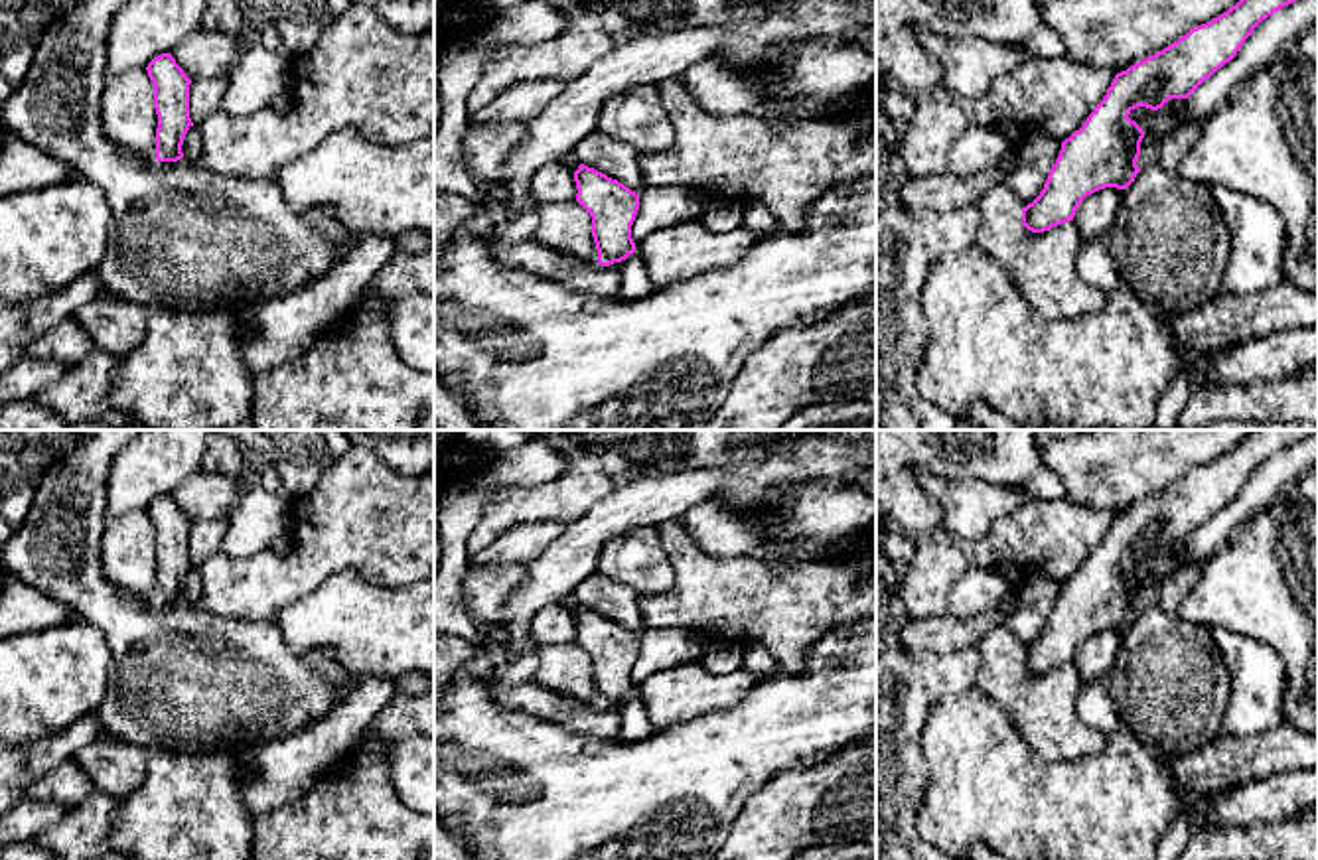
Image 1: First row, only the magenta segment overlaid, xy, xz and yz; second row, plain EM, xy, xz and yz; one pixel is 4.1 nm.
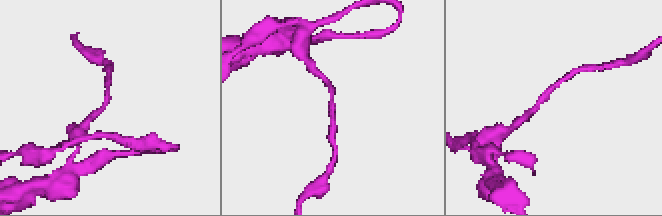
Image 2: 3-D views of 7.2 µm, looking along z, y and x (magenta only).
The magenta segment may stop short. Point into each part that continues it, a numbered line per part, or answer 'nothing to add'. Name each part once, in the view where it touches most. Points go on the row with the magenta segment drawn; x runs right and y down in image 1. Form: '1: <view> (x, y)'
nothing to add

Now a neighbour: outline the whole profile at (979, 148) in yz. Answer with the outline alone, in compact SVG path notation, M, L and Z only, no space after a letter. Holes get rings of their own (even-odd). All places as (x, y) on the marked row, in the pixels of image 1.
M971 122L965 134L951 148L947 174L969 178L988 168L1002 168L1012 174L1018 168L1018 146L996 128Z

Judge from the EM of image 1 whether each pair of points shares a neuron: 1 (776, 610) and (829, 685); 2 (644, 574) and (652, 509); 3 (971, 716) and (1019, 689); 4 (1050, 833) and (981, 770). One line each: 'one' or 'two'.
1: two
2: two
3: two
4: one

